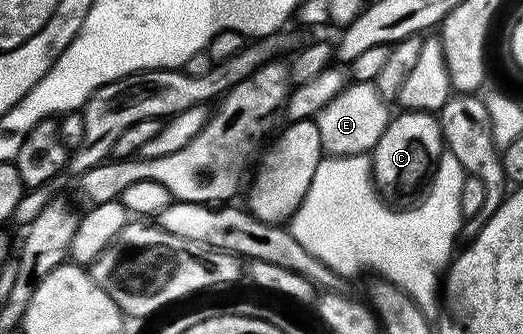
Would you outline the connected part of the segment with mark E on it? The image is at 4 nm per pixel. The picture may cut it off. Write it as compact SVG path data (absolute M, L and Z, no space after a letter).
M374 82L350 84L315 117L322 152L331 157L372 152L389 124L391 111L388 111L387 107L388 102L378 93Z

